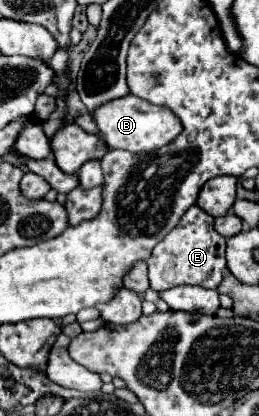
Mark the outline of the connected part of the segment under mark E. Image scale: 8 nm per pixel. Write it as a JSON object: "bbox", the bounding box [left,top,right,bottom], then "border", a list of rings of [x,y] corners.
{"bbox":[146,206,228,294],"border":[[[192,206],[178,222],[178,226],[152,250],[152,256],[146,260],[150,268],[150,288],[160,294],[174,286],[204,286],[204,288],[218,288],[224,276],[228,274],[227,261],[225,258],[226,238],[216,232],[214,218],[202,212],[198,206]]]}

